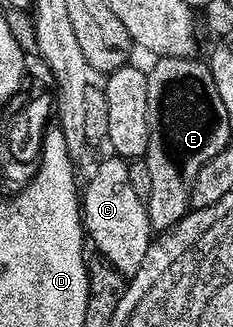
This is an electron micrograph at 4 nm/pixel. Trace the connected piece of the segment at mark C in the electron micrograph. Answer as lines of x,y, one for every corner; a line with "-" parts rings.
107,155
107,158
96,167
87,181
87,186
81,189
81,216
83,228
88,242
96,245
98,256
107,260
110,265
117,267
124,278
130,279
141,267
145,260
145,251
149,251
153,240
153,230
149,223
149,215
144,198
133,191
133,182
129,180
129,164
118,155

